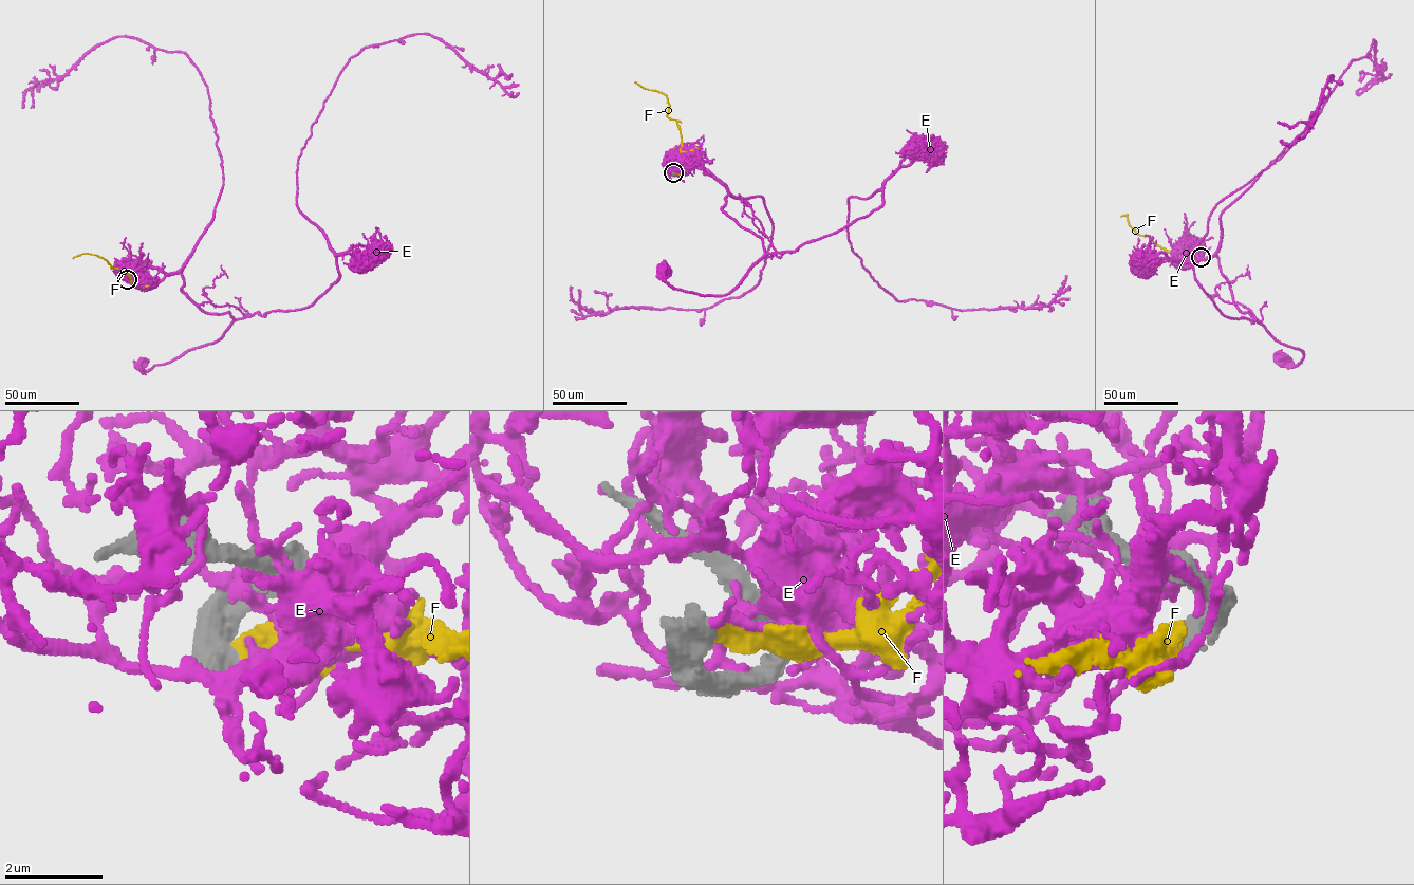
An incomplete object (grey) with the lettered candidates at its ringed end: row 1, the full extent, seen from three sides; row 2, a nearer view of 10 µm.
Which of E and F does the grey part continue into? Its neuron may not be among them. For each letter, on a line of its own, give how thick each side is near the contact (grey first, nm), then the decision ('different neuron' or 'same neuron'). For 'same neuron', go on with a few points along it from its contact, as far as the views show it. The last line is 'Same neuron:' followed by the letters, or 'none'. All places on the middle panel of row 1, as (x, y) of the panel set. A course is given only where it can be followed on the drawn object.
E: 600/240 nm | different neuron
F: 650/380 nm | different neuron
Same neuron: none

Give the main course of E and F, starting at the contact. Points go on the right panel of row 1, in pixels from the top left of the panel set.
E: (1201, 257), (1194, 246), (1199, 257), (1217, 258), (1240, 312), (1304, 352), (1295, 366), (1281, 356)
F: (1202, 257), (1187, 256), (1177, 261), (1149, 235), (1137, 234), (1129, 224), (1127, 214), (1121, 217)

